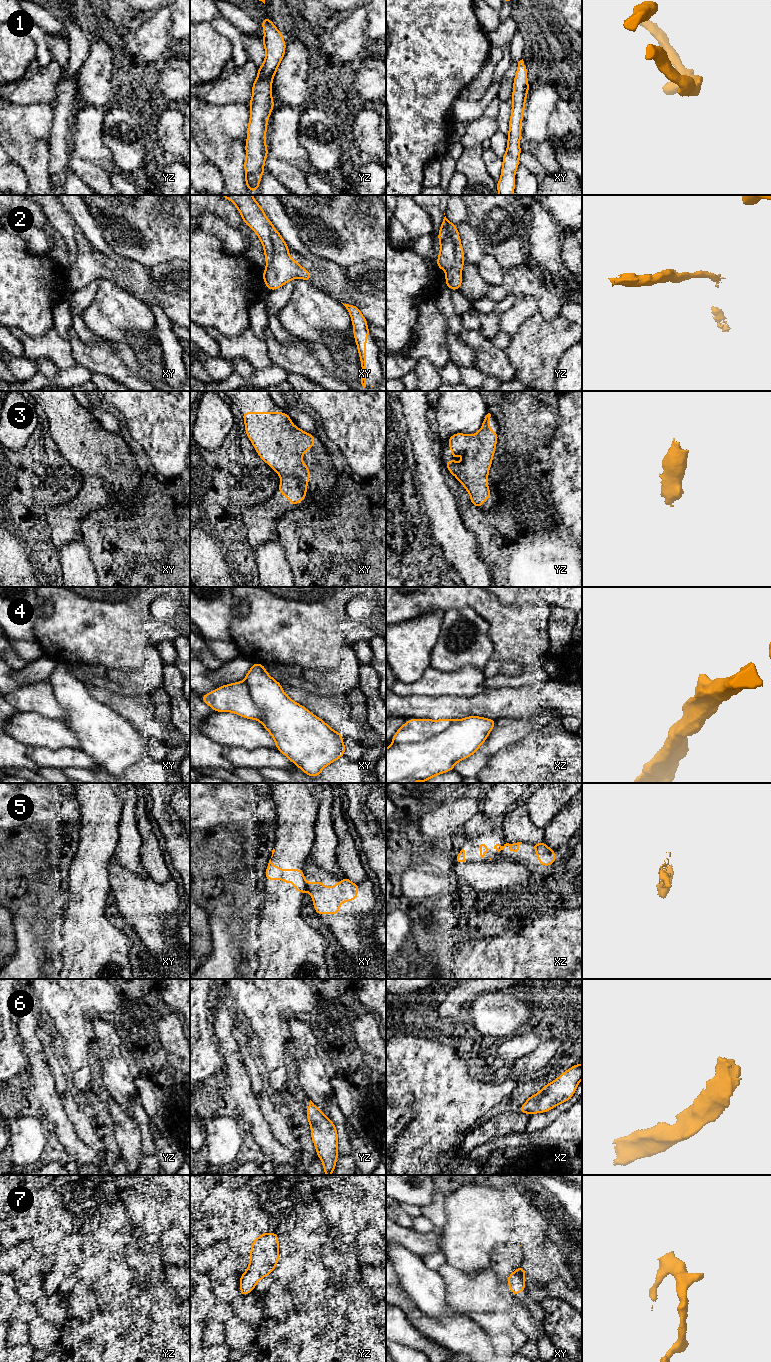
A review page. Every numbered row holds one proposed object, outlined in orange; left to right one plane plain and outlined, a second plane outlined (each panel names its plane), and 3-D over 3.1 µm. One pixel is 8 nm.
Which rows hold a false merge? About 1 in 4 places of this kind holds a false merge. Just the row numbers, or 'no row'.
2, 5

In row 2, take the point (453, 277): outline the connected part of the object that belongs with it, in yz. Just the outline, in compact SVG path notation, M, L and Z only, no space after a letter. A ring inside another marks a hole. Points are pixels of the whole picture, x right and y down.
M458 229L453 232L452 239L455 245L455 260L452 267L446 271L445 280L449 289L459 290L462 283L462 268L465 259Z

